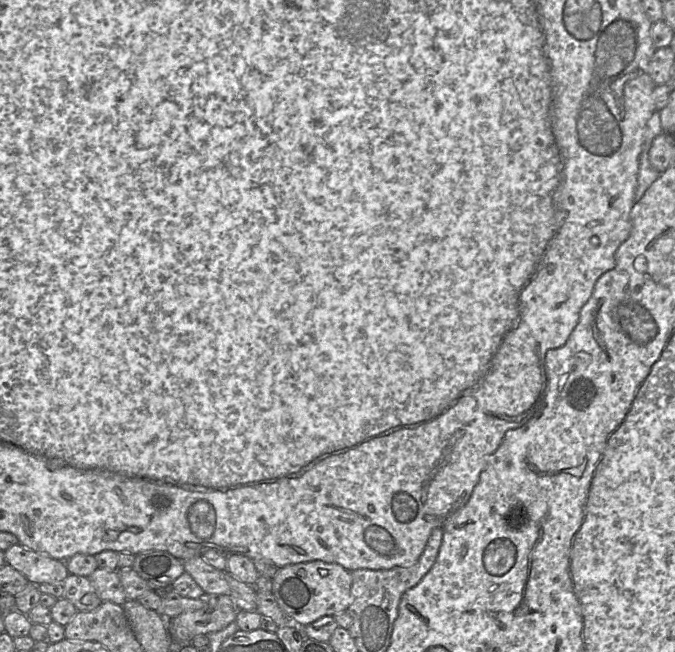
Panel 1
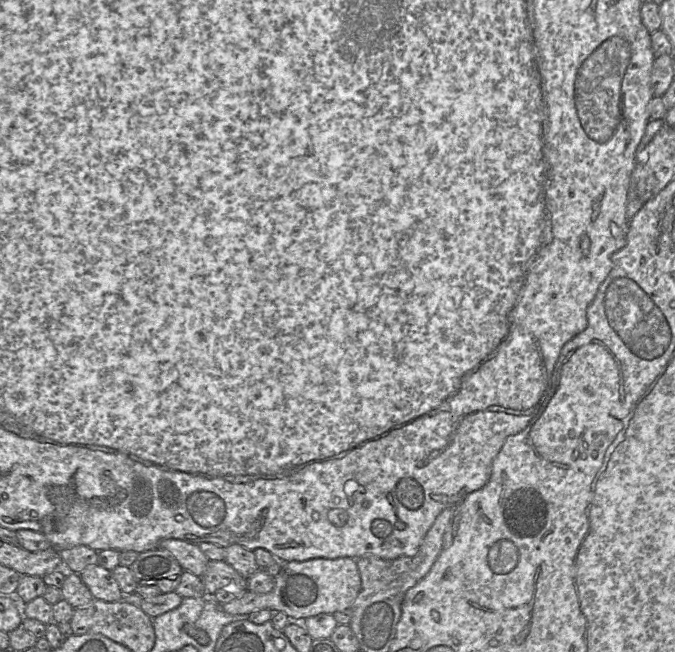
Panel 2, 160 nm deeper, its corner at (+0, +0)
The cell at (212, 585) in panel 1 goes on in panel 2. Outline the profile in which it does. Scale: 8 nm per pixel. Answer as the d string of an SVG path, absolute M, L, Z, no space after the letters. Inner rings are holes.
M167 538L160 541L159 547L170 552L184 571L189 571L200 578L205 573L209 559L197 544Z

